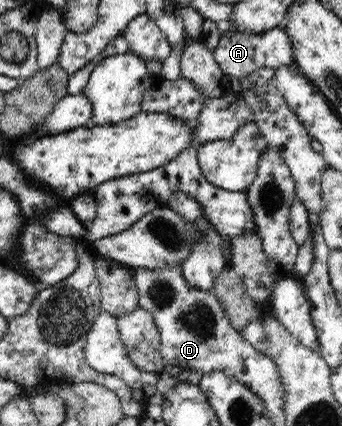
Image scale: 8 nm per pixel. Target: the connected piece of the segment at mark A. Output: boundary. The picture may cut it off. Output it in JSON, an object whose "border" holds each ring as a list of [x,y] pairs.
{"border":[[[274,27],[270,31],[264,31],[264,33],[249,33],[249,31],[231,33],[229,29],[221,31],[218,46],[212,51],[212,54],[214,54],[214,61],[218,62],[218,66],[222,68],[222,72],[225,73],[226,77],[229,75],[232,77],[242,77],[242,75],[248,75],[264,66],[275,70],[277,67],[294,63],[290,36],[286,33],[284,27]]]}

